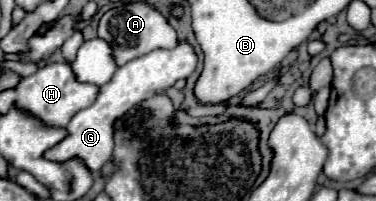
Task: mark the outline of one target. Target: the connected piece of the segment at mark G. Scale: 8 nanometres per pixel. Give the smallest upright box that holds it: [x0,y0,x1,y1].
[45,40,197,172]

